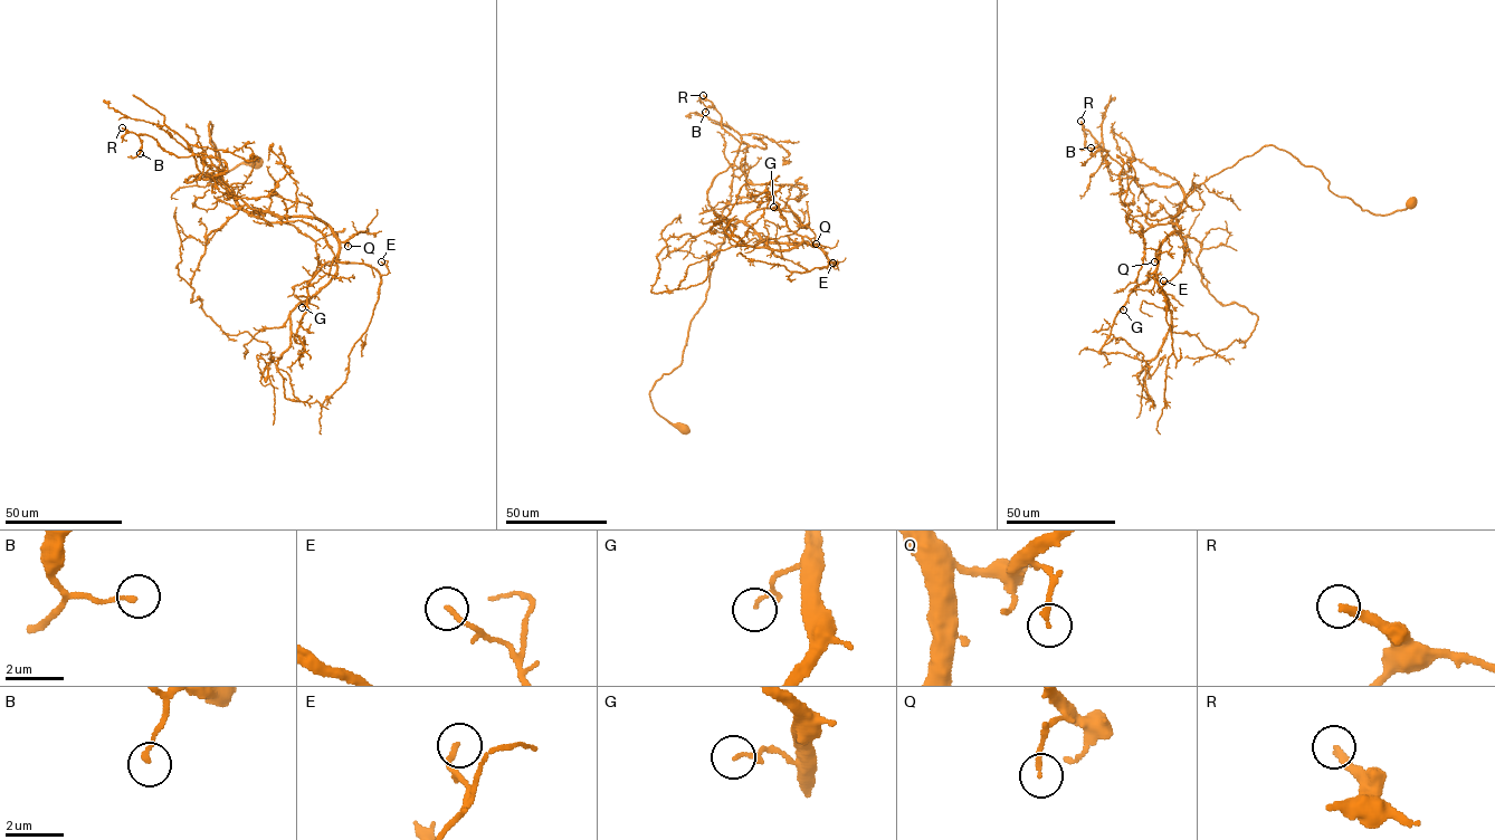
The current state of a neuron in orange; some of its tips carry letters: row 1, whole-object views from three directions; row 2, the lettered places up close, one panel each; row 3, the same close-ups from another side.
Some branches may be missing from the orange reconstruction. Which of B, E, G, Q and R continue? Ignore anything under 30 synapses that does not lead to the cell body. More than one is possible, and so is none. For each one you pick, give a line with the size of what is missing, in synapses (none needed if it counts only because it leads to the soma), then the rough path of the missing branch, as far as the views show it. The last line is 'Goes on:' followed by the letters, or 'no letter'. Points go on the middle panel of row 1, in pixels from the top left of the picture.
R: 45 synapses
Goes on: R

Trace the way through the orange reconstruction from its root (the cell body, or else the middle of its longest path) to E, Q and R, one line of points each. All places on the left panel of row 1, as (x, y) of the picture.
E: (256, 162), (208, 184), (225, 166), (209, 122), (243, 209), (320, 218), (336, 261), (386, 275), (381, 261)
Q: (256, 162), (208, 184), (225, 166), (209, 140), (209, 122), (221, 178), (243, 209), (320, 218), (348, 246)
R: (256, 162), (208, 184), (225, 166), (210, 122), (224, 183), (183, 182), (199, 172), (192, 154), (122, 127)

